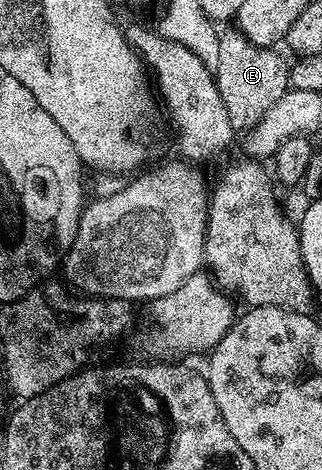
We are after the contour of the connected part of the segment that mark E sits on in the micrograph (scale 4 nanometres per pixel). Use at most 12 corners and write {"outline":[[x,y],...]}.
{"outline":[[238,28],[219,31],[214,77],[233,131],[290,88],[289,63]]}

